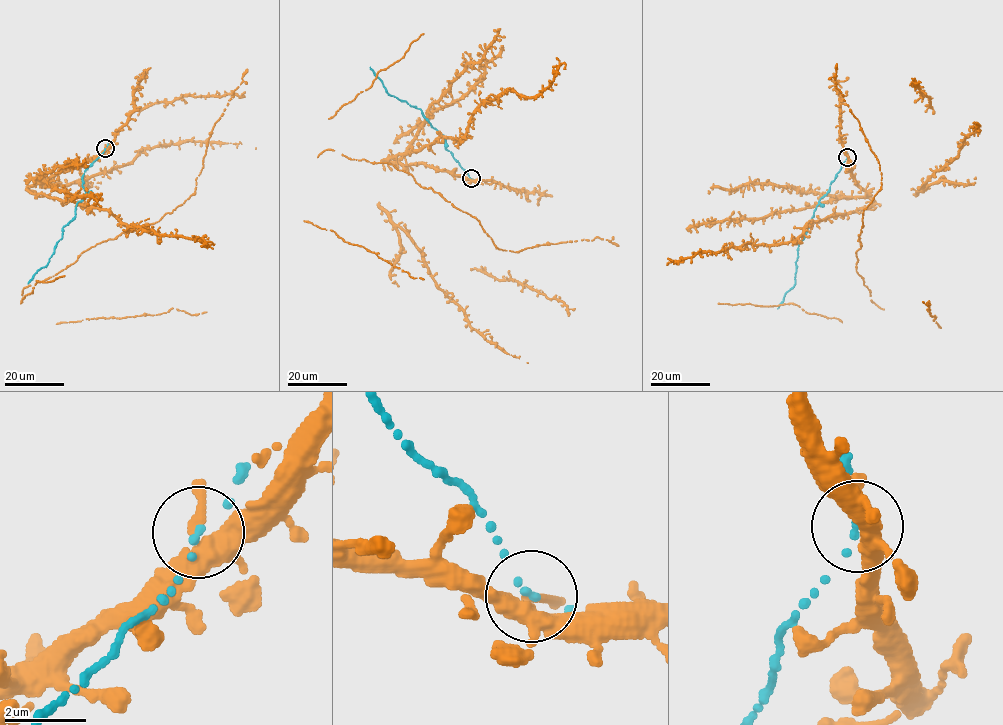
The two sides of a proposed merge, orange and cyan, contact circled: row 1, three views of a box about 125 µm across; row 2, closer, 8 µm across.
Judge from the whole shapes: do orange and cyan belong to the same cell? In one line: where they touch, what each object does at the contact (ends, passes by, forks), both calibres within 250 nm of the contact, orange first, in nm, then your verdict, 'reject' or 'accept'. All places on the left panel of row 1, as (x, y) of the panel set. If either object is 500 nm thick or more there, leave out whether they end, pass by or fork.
at (105, 148); orange forks there; cyan ends there; 280 nm thick on the orange side, 140 nm on the other; reject

